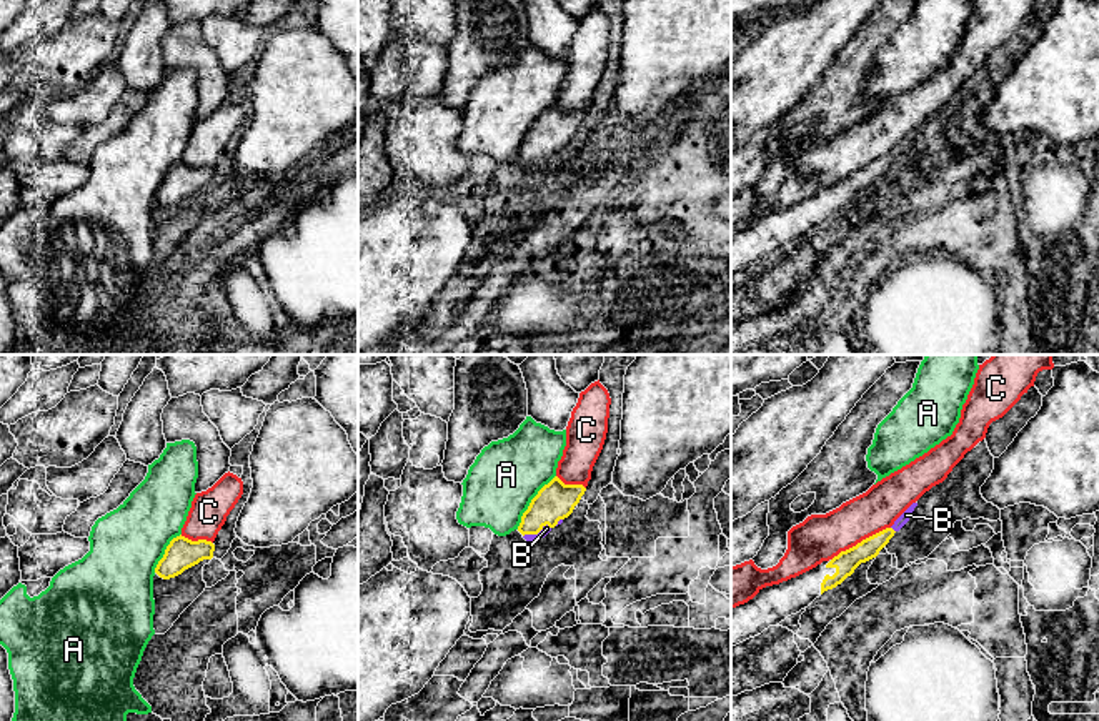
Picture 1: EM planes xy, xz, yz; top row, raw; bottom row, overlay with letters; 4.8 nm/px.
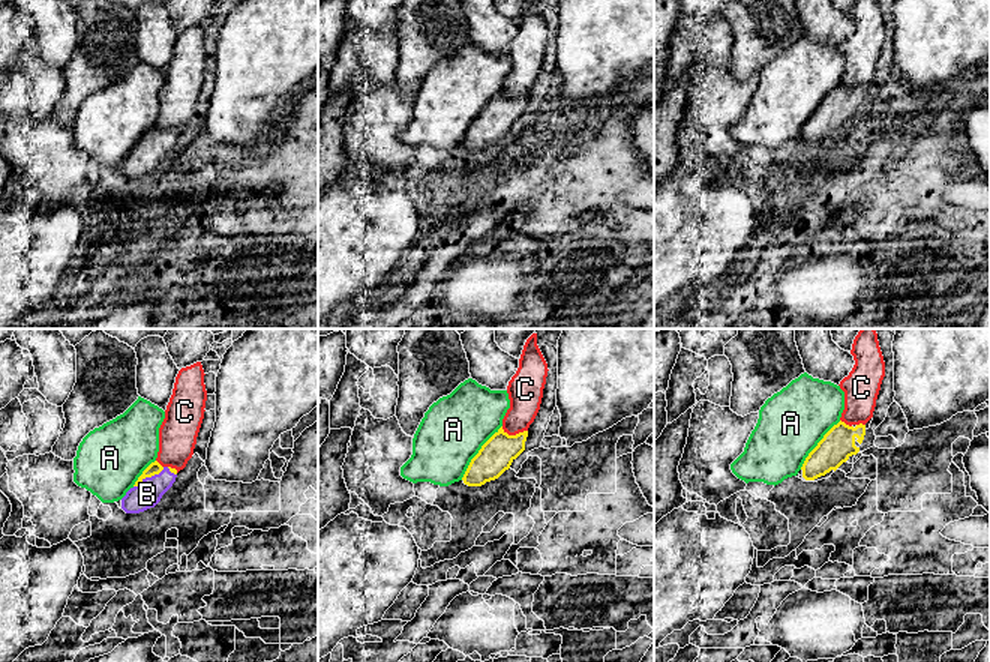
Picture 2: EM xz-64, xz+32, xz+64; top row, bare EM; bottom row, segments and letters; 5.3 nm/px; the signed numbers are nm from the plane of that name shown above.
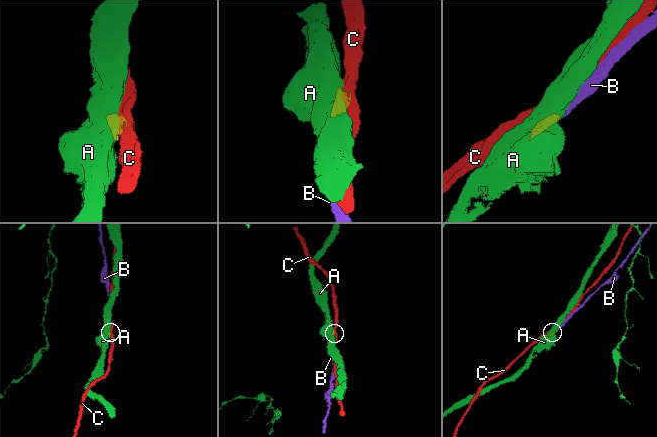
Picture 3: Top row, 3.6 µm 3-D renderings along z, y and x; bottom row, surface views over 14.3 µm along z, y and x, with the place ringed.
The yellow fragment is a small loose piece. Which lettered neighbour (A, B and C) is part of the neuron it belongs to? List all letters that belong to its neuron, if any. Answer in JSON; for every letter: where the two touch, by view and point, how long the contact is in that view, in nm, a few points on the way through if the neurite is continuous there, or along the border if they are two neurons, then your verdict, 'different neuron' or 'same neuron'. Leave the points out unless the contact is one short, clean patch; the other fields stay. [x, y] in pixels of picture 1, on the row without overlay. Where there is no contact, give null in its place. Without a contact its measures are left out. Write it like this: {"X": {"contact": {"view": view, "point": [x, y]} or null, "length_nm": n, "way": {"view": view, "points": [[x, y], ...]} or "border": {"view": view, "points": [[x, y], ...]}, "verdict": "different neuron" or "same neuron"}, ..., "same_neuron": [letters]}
{"A": {"contact": {"view": "xz", "point": [532, 129]}, "length_nm": 320, "verdict": "different neuron"}, "B": {"contact": {"view": "xz", "point": [537, 160]}, "length_nm": 140, "way": {"view": "xz", "points": [[555, 129], [537, 149], [537, 160], [547, 155]]}, "verdict": "same neuron"}, "C": {"contact": {"view": "yz", "point": [861, 169]}, "length_nm": 340, "border": {"view": "yz", "points": [[890, 154], [841, 177], [831, 187]]}, "verdict": "different neuron"}, "same_neuron": ["B"]}

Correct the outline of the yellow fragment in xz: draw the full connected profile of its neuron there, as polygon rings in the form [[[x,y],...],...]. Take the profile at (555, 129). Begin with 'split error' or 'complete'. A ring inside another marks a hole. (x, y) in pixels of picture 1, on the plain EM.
split error | [[[554,103],[531,127],[528,137],[521,143],[518,158],[526,168],[545,165],[573,140],[584,118],[586,115],[583,112],[564,112]]]

